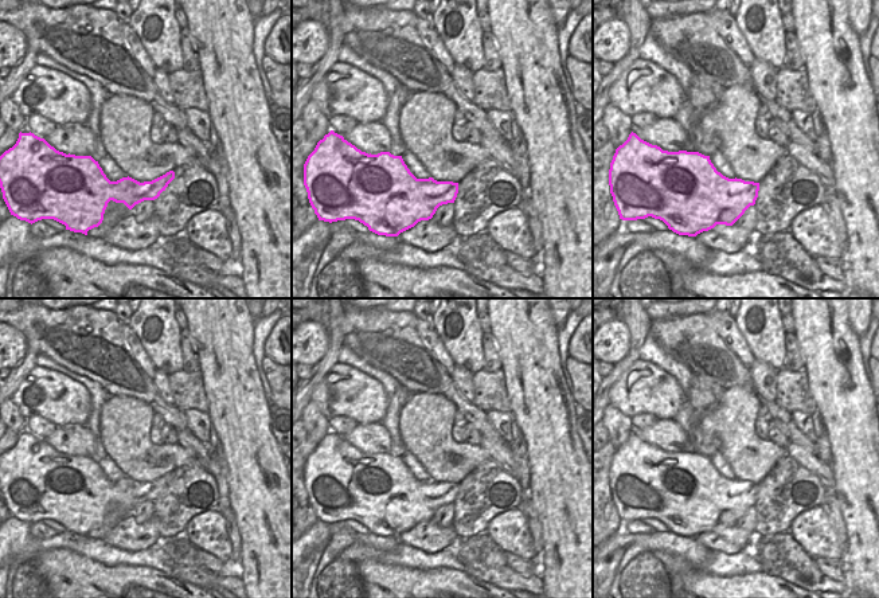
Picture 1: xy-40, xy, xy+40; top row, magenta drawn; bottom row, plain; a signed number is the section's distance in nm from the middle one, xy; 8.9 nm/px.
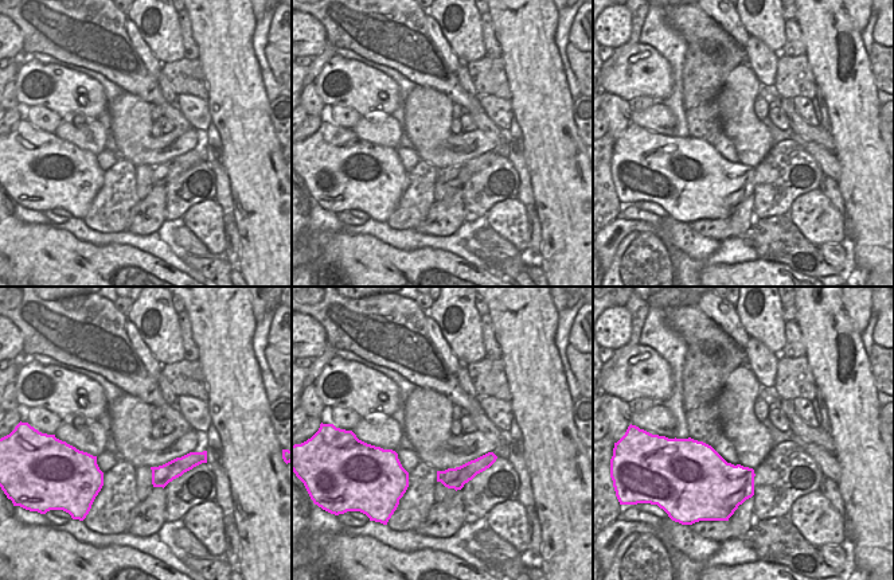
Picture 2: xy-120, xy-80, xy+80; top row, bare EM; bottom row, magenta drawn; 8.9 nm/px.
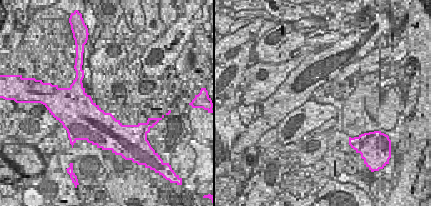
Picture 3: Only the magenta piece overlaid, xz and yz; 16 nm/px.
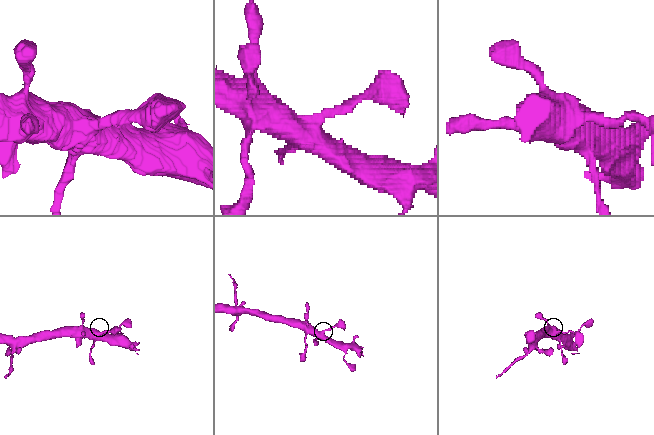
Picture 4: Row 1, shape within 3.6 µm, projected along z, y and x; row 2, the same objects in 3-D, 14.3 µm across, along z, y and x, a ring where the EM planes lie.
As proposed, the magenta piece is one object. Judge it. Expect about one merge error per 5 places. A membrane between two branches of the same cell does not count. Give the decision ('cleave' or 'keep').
keep

